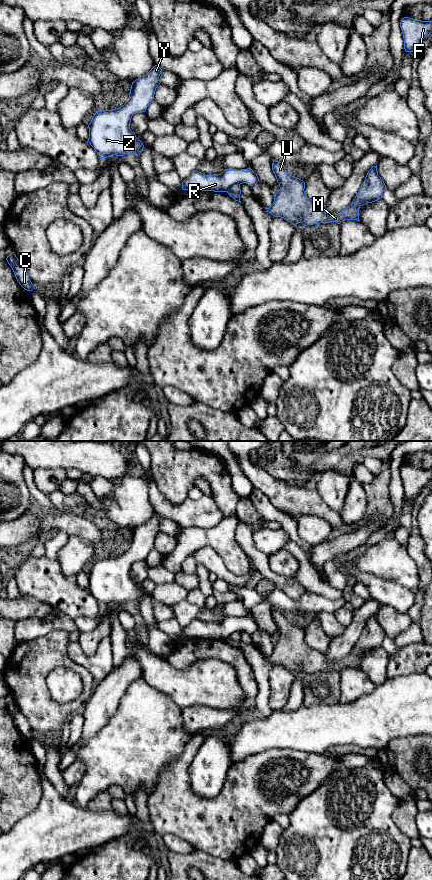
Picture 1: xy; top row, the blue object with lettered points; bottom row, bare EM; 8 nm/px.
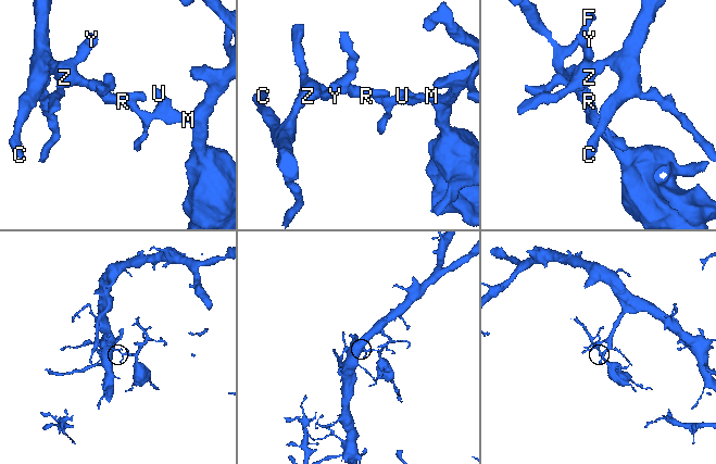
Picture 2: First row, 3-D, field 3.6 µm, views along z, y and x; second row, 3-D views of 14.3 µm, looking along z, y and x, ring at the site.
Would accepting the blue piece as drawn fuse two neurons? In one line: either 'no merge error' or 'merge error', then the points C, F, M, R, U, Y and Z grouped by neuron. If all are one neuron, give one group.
merge error; groups C R Y Z / F M U

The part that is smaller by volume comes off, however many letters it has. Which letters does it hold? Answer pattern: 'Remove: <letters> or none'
Remove: F, M, U

